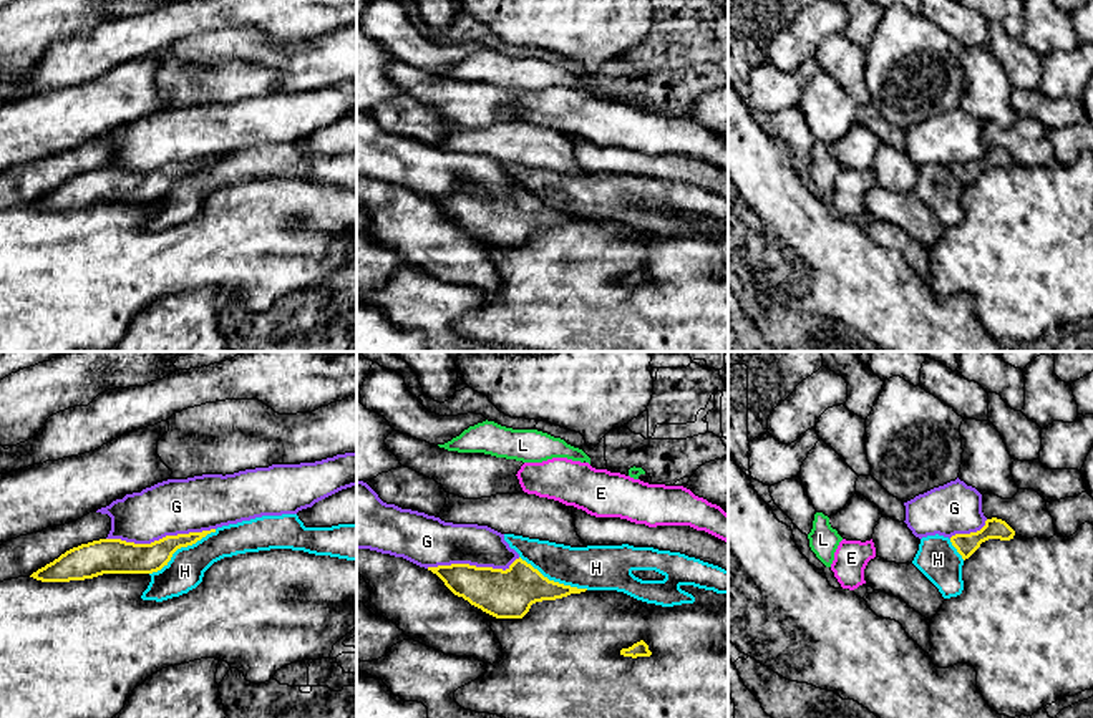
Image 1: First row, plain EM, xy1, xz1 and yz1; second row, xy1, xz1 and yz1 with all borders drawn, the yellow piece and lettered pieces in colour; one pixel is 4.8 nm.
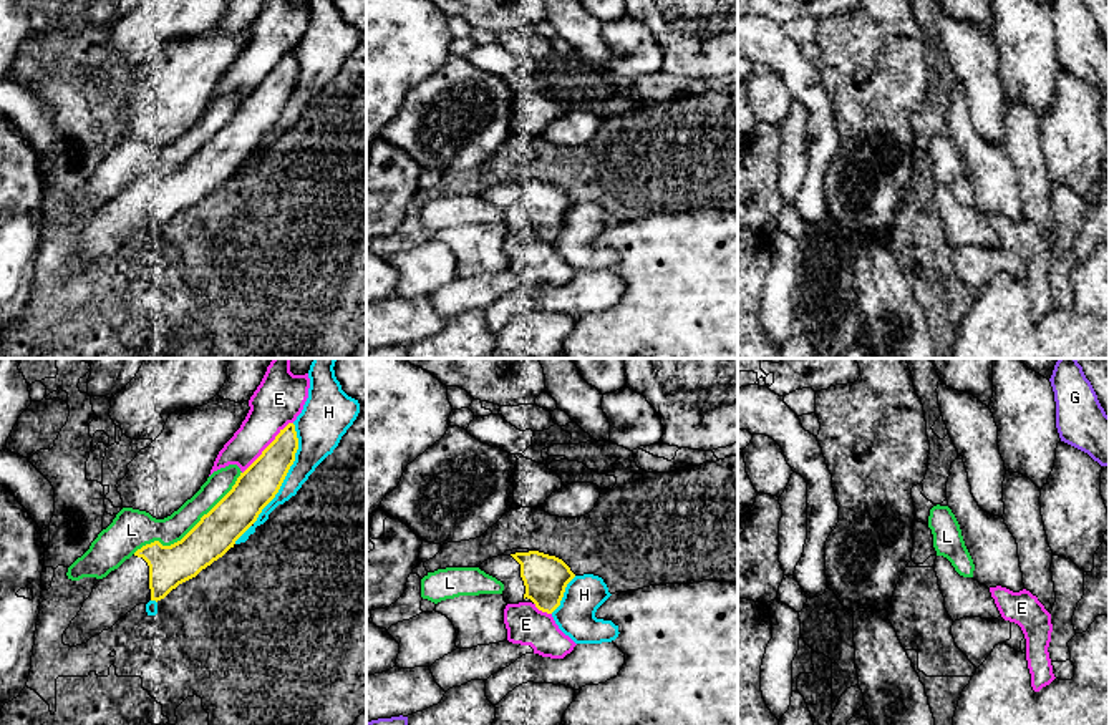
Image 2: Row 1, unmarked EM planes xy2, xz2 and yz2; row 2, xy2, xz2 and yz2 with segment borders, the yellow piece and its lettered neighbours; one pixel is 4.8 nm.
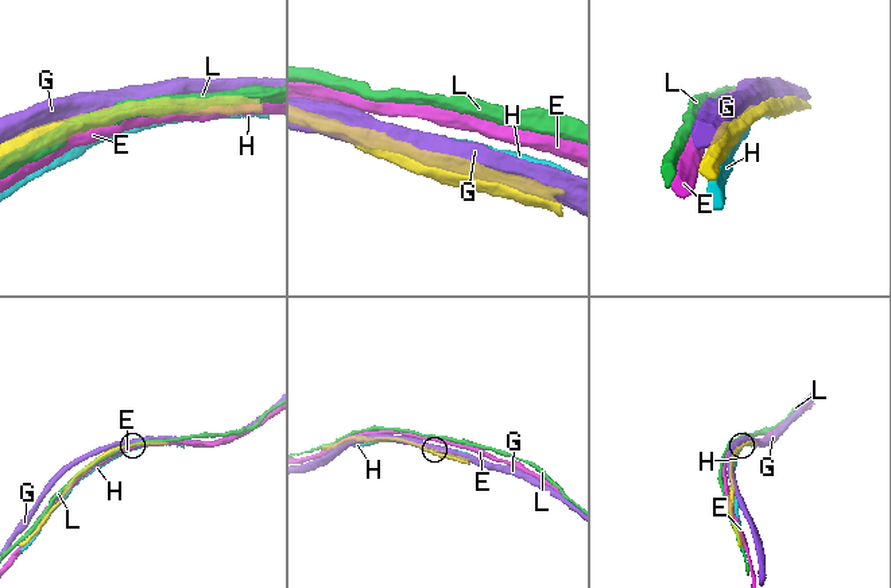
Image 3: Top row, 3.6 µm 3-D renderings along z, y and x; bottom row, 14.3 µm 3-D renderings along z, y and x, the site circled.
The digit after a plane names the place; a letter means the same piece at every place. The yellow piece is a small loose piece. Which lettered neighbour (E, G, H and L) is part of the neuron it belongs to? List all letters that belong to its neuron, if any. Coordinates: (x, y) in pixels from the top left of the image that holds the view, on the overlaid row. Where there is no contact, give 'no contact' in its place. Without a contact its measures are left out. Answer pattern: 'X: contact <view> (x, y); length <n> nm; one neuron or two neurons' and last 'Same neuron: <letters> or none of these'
E: contact xy2 (267, 447); length 360 nm; two neurons
G: contact xy1 (160, 539); length 550 nm; two neurons
H: contact xy2 (282, 481); length 650 nm; two neurons
L: contact xy2 (191, 530); length 650 nm; two neurons
Same neuron: none of these

